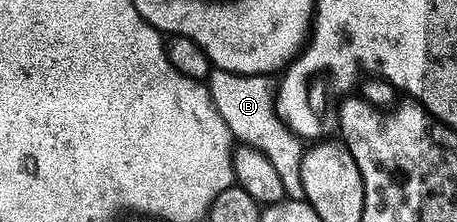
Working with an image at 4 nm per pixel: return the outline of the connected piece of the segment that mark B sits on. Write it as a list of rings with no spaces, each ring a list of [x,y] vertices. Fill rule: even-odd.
[[[214,69],[208,76],[208,86],[216,113],[224,117],[224,125],[228,125],[231,136],[239,144],[260,149],[268,157],[268,161],[272,161],[276,168],[276,177],[280,177],[280,182],[284,185],[287,199],[305,199],[304,181],[300,177],[304,143],[286,128],[274,109],[276,87],[271,76],[245,75]]]

